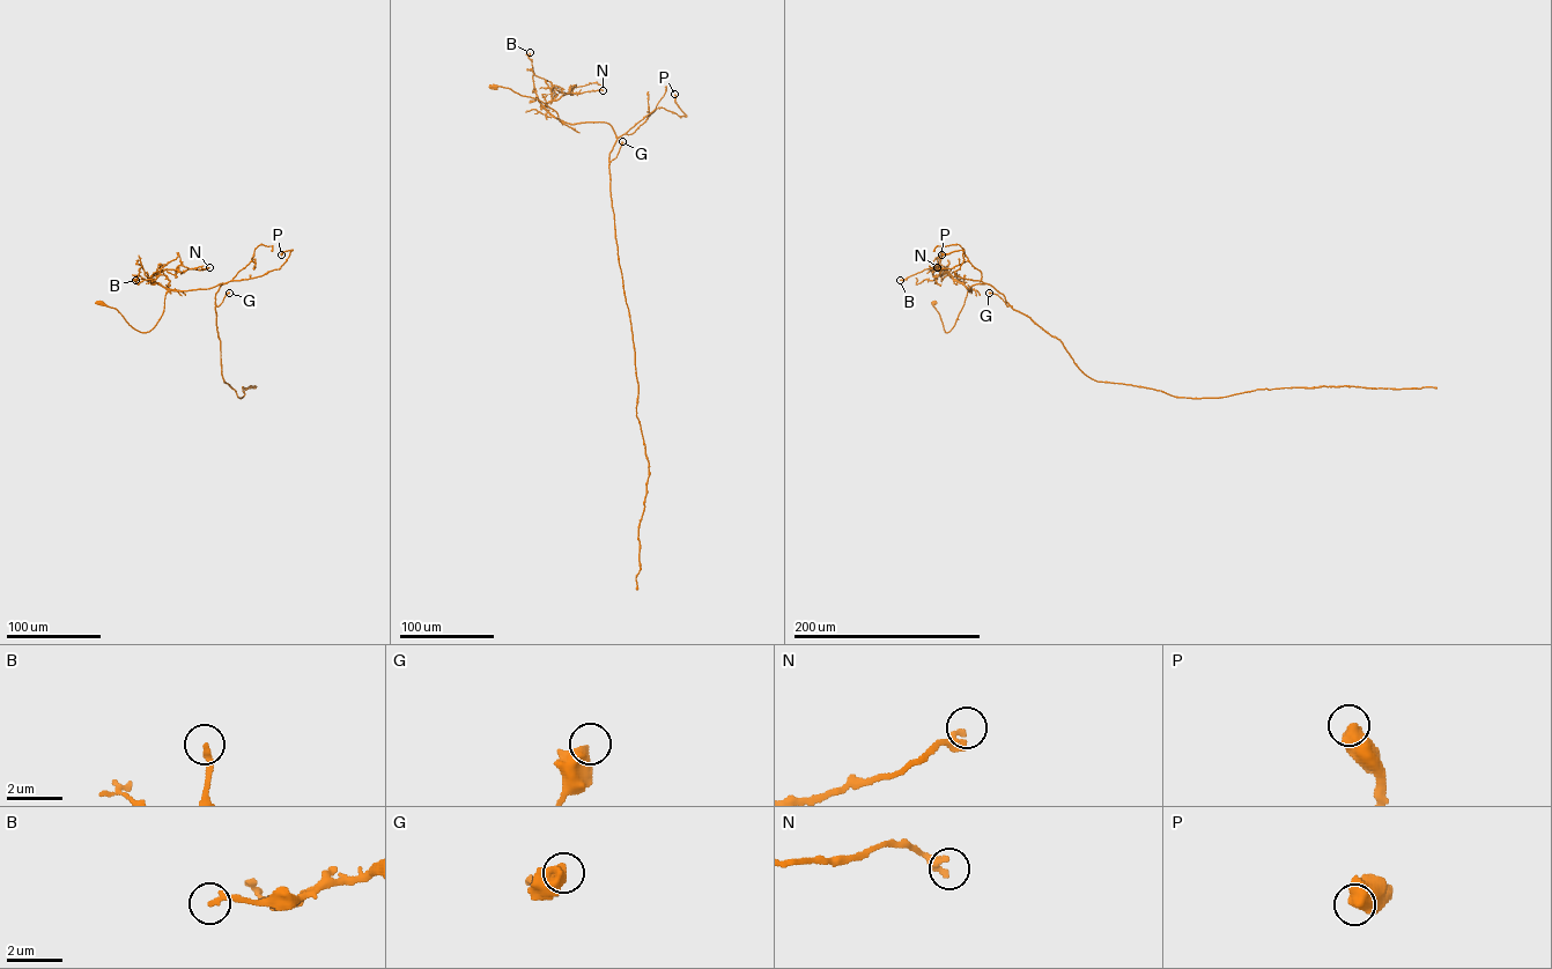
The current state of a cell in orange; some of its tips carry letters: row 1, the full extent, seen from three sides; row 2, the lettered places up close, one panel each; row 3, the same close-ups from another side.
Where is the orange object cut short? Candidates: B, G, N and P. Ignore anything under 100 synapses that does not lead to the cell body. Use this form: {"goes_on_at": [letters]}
{"goes_on_at": []}

